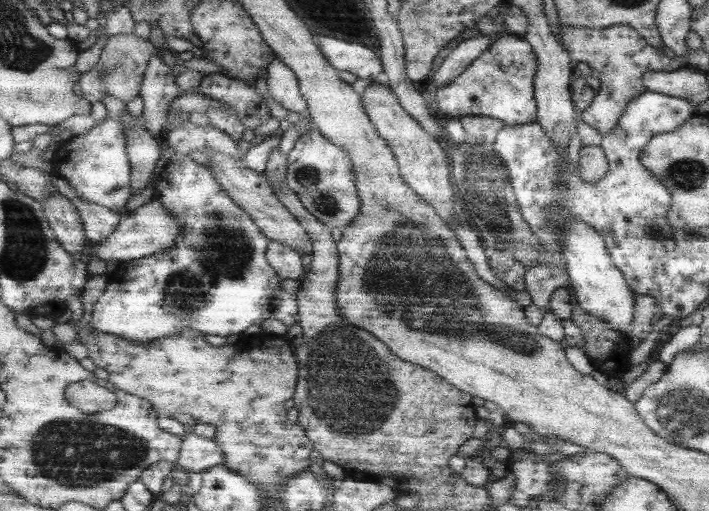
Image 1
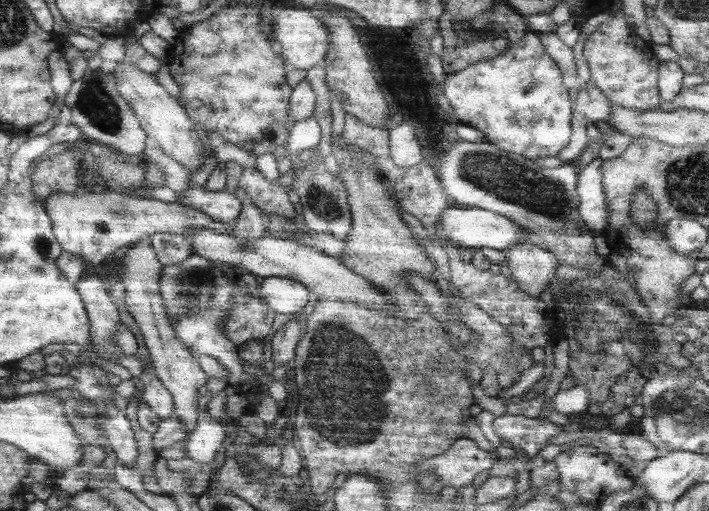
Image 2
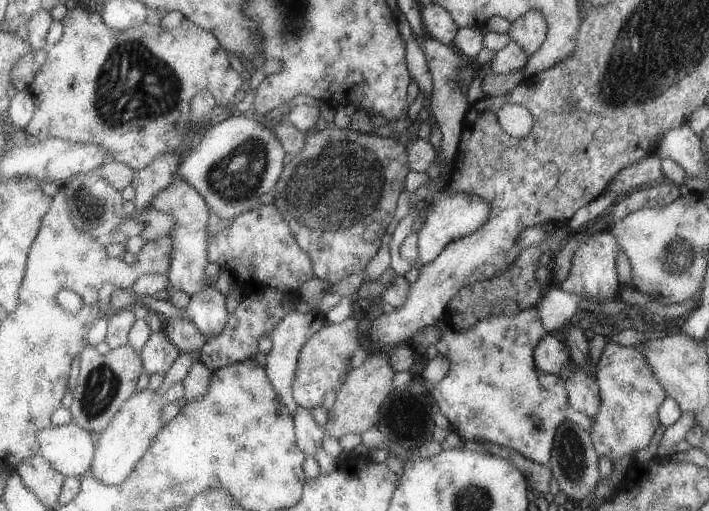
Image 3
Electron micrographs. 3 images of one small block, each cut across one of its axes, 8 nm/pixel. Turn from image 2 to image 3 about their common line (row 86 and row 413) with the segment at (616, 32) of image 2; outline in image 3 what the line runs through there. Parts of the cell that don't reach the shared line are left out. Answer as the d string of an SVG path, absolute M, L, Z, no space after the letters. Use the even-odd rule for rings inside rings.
M606 342L600 360L595 366L595 381L599 388L600 404L591 418L591 443L598 456L606 456L615 462L636 450L646 448L658 430L659 406L667 397L664 387L654 376L644 355L634 347Z

